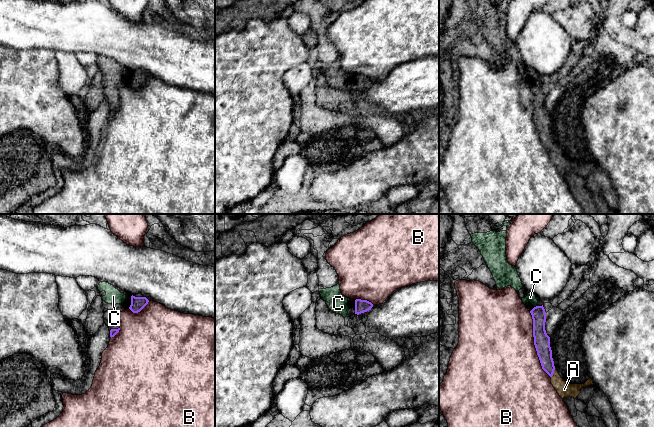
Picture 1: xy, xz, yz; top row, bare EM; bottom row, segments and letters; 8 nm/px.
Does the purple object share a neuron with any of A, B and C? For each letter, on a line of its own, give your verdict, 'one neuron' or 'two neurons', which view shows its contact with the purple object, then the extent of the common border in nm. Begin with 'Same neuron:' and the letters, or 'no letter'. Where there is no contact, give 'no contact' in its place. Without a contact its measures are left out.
Same neuron: A, C
A: one neuron; meets purple in yz; contact 80 nm long
B: two neurons; meets purple in yz; contact 550 nm long
C: one neuron; meets purple in yz; contact 40 nm long

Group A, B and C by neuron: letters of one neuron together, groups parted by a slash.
A C / B

